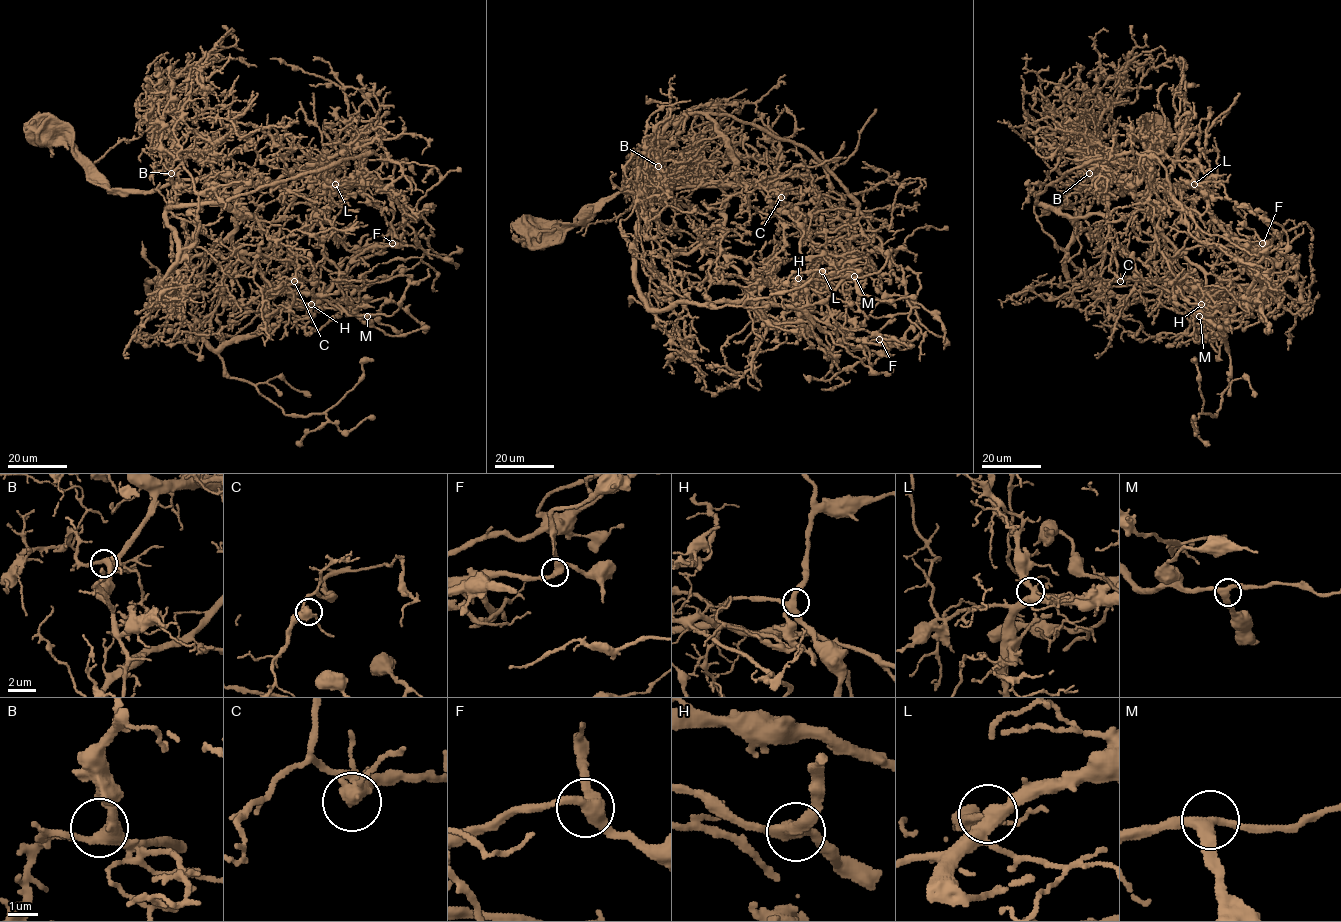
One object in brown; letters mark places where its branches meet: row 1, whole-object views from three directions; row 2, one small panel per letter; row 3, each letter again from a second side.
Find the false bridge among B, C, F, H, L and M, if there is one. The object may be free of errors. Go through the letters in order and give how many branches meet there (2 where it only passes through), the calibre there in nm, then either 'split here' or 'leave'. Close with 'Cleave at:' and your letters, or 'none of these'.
B: branches 3; calibre 400 nm; leave
C: branches 3; calibre 360 nm; leave
F: branches 3; calibre 400 nm; leave
H: branches 3; calibre 400 nm; leave
L: branches 3; calibre 440 nm; leave
M: branches 3; calibre 340 nm; leave
Cleave at: none of these

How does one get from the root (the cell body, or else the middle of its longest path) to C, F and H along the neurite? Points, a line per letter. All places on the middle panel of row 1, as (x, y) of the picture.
C: (537, 234), (583, 225), (597, 205), (622, 191), (663, 195), (733, 183), (780, 189), (785, 194), (781, 197)
F: (537, 234), (583, 225), (622, 191), (763, 183), (844, 250), (817, 281), (826, 322), (854, 345), (879, 340)
H: (537, 234), (583, 225), (622, 191), (718, 186), (720, 252), (747, 281), (798, 278)

